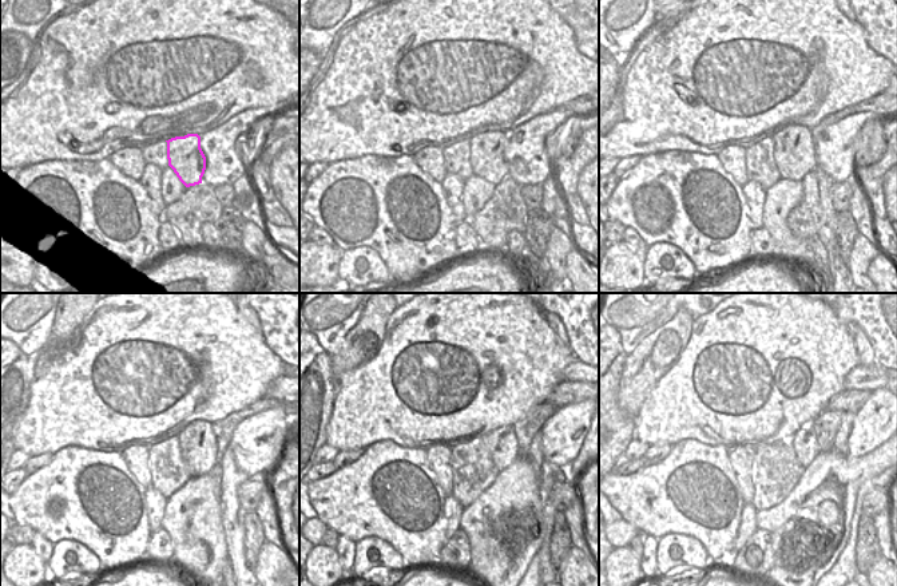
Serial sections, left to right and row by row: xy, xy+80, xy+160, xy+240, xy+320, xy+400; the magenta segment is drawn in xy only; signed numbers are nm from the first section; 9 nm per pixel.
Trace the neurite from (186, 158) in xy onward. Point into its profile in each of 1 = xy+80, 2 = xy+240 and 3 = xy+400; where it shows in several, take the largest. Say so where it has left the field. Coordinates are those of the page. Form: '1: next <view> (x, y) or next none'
1: next xy+80 (485, 149)
2: next xy+240 (198, 444)
3: next xy+400 (805, 444)

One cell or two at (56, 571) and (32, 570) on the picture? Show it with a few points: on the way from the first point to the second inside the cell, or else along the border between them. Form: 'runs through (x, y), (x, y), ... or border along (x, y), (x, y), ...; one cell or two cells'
border along (46, 562), (50, 571); two cells

